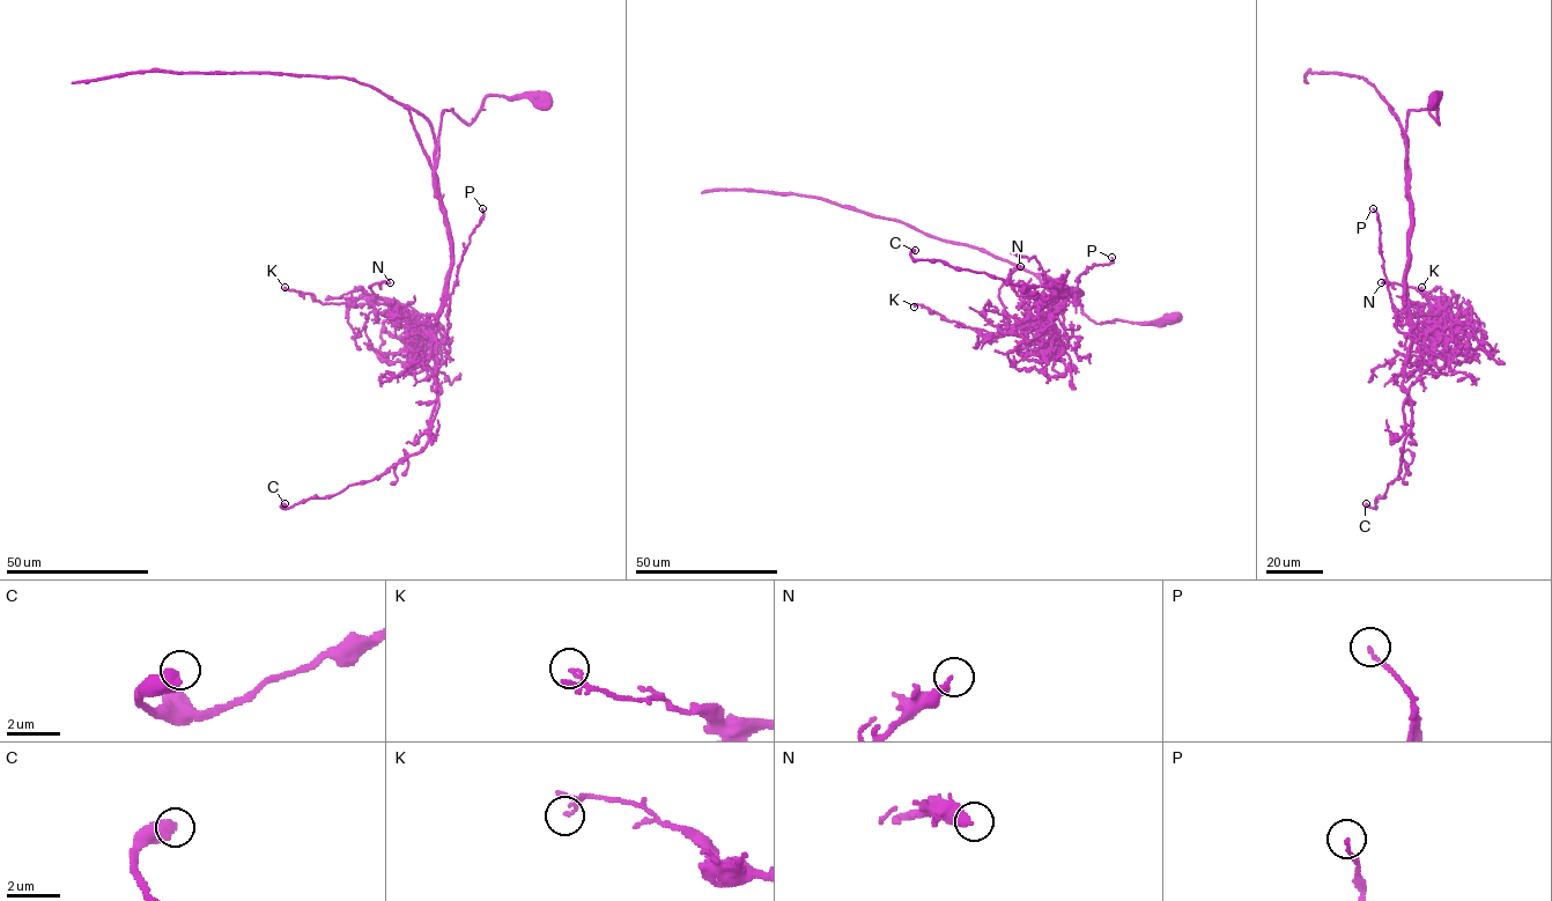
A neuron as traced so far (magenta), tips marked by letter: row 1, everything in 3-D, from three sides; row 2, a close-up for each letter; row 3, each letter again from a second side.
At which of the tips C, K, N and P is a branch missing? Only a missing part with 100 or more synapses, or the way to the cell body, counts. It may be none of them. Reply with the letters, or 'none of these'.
none of these

